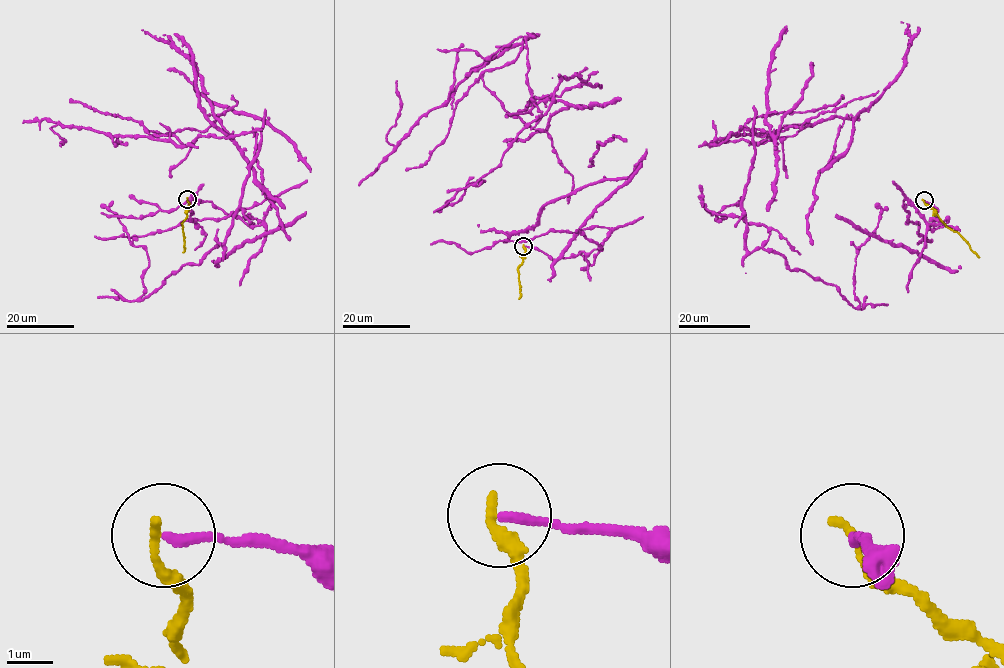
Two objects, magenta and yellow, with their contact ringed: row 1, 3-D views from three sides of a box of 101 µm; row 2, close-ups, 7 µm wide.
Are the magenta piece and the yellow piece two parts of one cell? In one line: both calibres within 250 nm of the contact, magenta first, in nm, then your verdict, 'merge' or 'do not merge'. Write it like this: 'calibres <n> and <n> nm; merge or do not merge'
calibres 220 and 200 nm; do not merge

